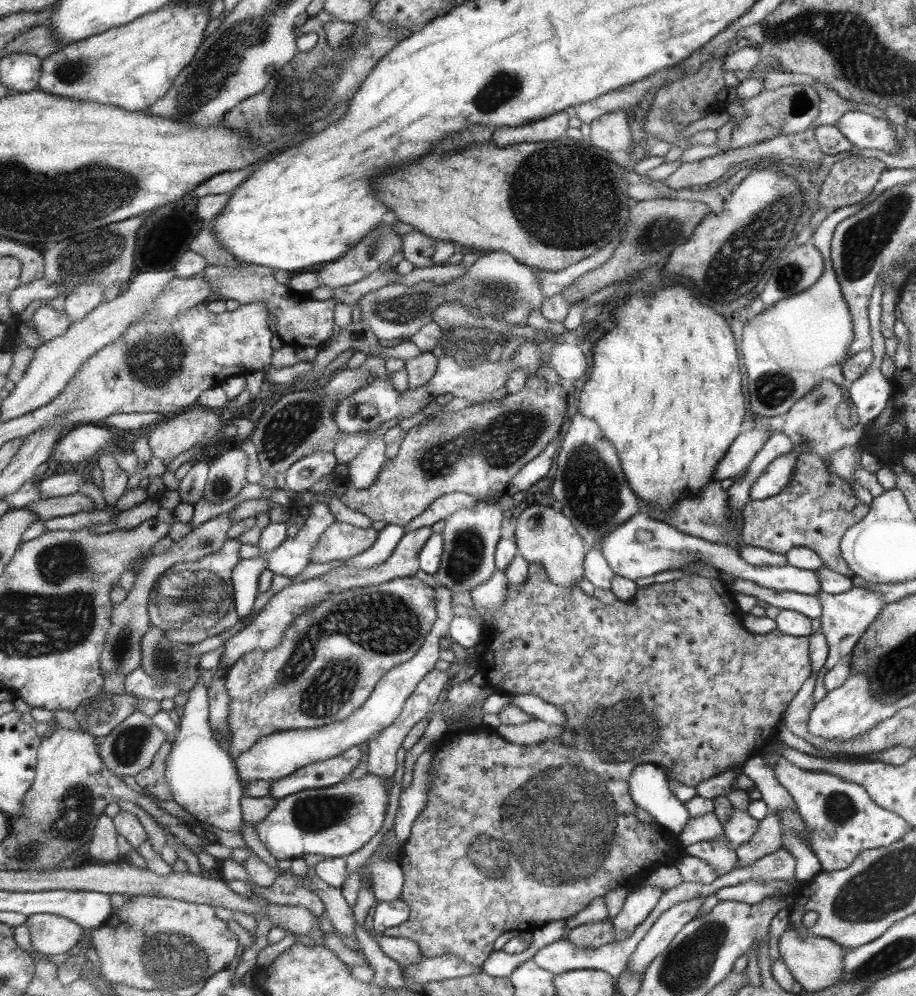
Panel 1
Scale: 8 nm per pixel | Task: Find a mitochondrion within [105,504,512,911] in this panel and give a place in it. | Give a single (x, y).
(383, 623)

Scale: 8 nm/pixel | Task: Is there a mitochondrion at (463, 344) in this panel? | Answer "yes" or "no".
yes

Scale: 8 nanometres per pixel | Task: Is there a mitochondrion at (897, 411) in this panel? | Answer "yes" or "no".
no

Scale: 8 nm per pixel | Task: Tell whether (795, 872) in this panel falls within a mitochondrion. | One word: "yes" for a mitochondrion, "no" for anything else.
no

